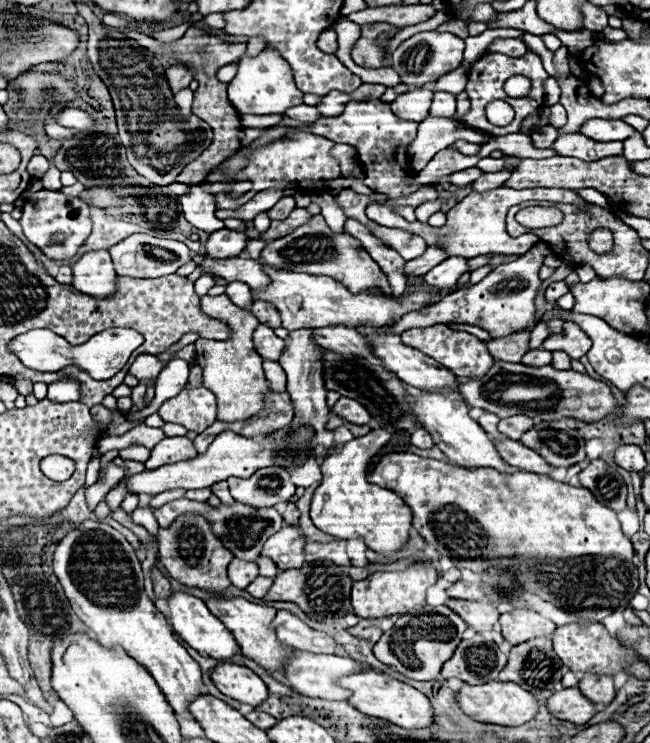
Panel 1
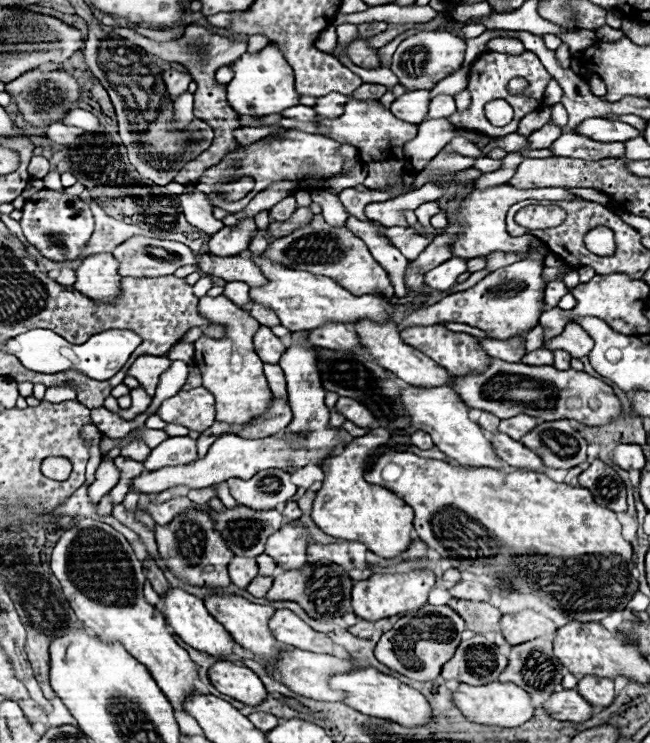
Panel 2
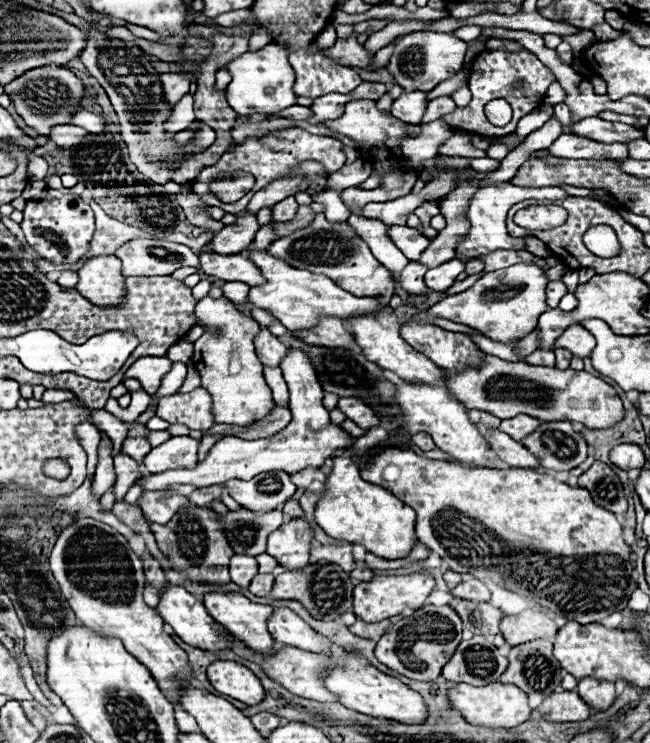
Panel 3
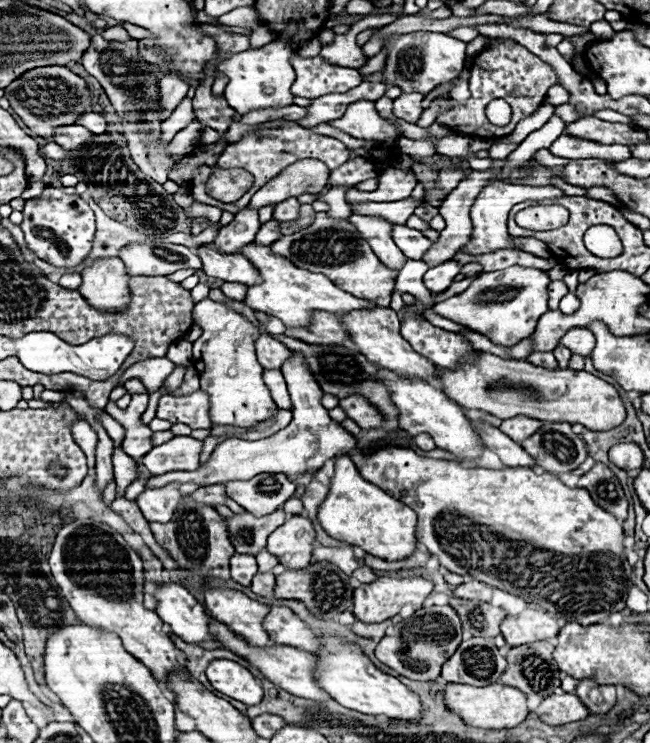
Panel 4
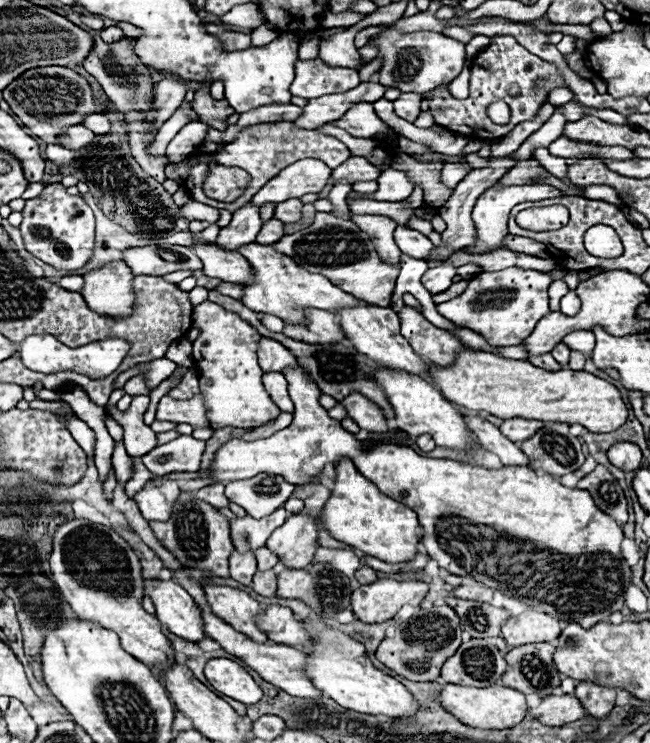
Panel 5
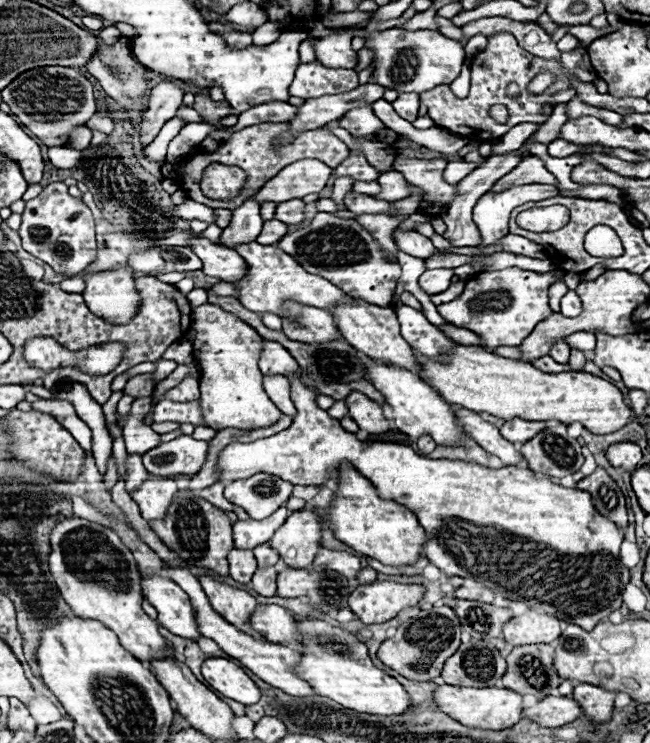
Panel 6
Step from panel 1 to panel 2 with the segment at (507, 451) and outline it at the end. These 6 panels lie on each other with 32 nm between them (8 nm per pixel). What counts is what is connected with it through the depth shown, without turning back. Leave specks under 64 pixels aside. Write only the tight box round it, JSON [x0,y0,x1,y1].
[490,434,548,472]

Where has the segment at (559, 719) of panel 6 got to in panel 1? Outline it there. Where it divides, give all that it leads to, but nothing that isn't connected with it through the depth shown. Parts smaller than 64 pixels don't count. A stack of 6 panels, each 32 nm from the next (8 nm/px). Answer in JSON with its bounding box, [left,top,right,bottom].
[546,688,600,724]

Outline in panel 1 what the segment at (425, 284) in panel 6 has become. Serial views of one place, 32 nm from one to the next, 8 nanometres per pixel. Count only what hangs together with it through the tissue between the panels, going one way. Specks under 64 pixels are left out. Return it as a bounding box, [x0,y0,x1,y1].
[424,256,470,288]

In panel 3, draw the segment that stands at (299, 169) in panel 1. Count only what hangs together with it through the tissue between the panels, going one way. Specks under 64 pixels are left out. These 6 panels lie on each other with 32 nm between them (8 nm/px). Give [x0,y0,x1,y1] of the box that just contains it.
[192,128,346,214]

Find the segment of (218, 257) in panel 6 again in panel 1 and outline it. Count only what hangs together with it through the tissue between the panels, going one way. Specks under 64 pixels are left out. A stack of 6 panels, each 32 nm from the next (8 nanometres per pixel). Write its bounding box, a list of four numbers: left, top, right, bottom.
[204,258,270,290]

